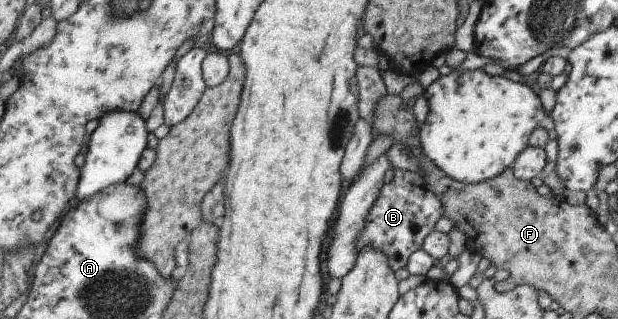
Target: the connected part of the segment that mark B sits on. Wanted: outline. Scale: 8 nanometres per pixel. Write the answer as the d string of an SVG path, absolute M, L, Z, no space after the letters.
M403 169L394 170L394 176L382 188L380 197L371 209L364 235L358 242L361 250L367 245L379 246L388 254L392 269L405 268L409 258L424 248L426 238L435 231L437 222L446 214L441 199L427 187L421 174Z

